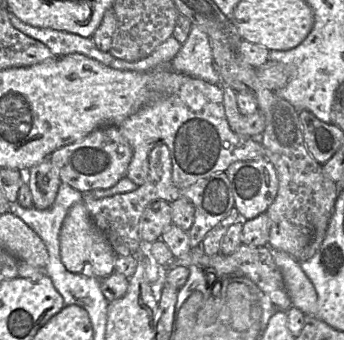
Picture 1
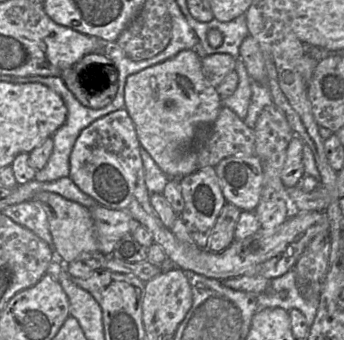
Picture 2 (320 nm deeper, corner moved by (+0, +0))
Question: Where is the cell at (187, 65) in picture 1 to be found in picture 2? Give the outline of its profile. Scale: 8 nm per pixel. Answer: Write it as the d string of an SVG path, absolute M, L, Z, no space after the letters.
M195 49L183 50L171 59L128 76L124 101L124 108L133 121L140 146L149 153L163 173L169 178L180 179L198 170L197 157L193 151L188 151L188 143L199 126L216 120L222 105L216 88L204 78L201 57Z

